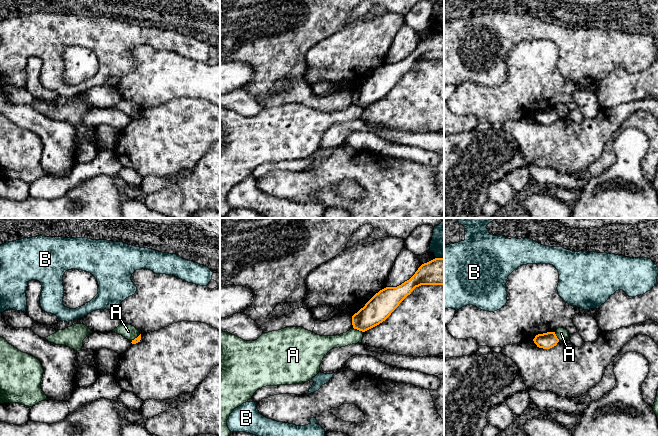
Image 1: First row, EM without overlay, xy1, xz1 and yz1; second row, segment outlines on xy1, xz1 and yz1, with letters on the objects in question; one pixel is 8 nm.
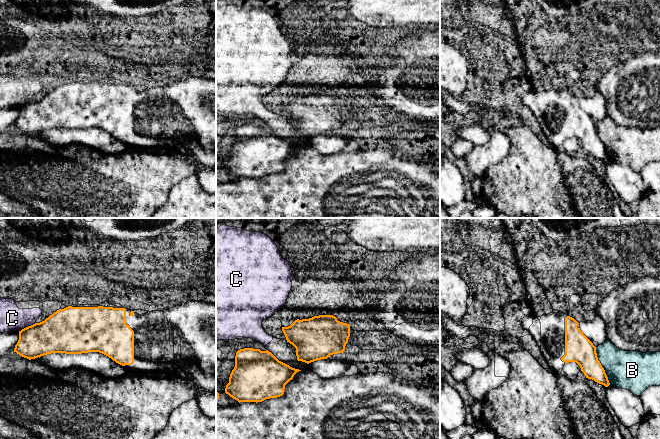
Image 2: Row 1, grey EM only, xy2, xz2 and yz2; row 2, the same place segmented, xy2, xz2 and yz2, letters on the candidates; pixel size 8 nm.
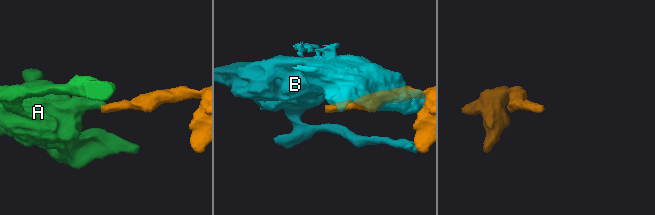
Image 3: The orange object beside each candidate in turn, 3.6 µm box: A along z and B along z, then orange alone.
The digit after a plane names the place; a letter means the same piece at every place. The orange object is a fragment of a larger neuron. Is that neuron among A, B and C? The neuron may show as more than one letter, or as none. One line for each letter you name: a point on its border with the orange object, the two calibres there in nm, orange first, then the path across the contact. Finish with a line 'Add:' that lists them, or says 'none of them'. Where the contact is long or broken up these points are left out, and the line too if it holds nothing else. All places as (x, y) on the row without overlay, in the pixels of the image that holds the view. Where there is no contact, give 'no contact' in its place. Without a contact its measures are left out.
Add: none of them

